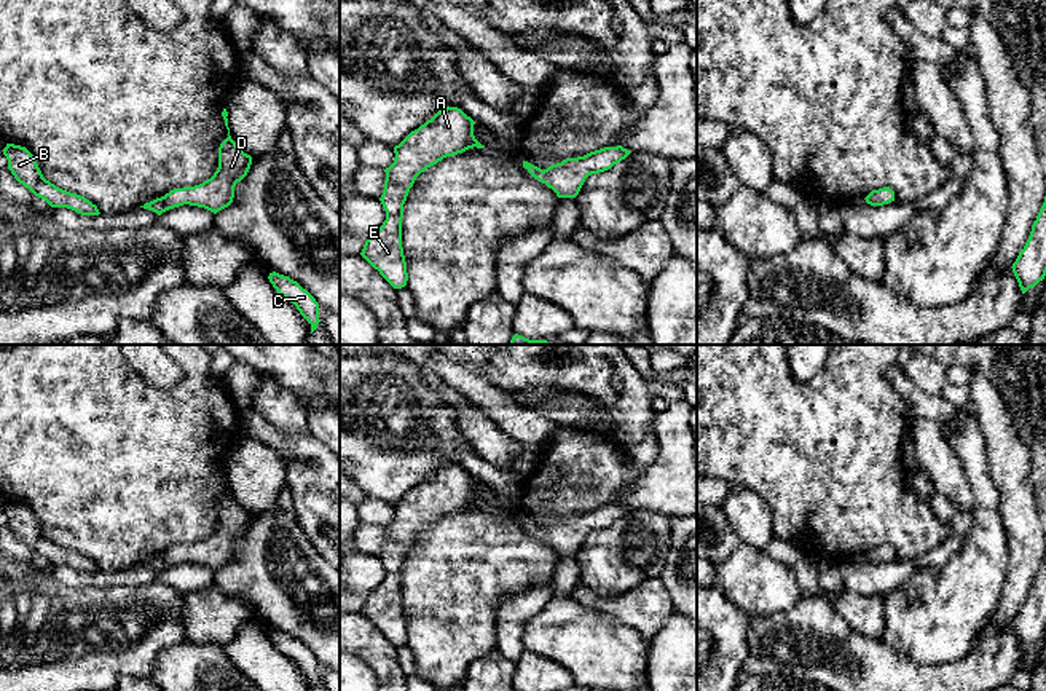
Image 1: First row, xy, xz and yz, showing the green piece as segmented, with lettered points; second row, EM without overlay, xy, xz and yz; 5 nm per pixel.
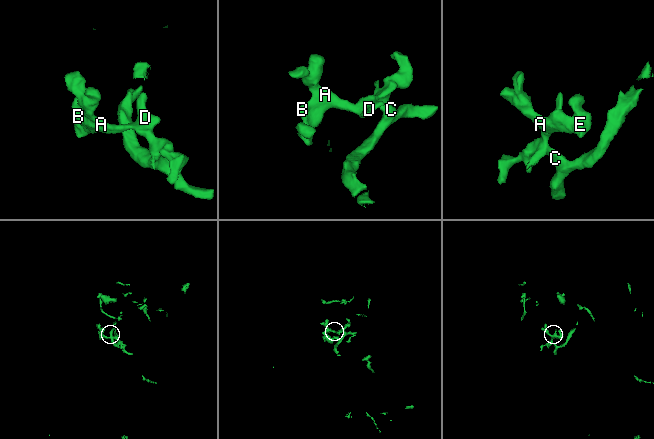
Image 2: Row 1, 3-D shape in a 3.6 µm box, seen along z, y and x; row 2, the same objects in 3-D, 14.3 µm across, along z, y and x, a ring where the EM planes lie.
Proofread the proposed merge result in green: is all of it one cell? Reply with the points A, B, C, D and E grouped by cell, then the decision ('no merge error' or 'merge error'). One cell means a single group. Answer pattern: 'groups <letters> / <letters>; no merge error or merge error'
groups A B C D E; no merge error

